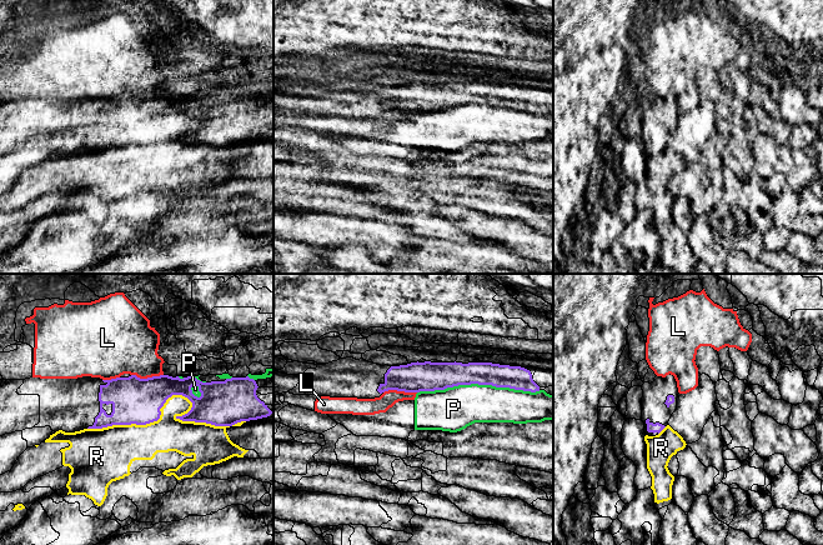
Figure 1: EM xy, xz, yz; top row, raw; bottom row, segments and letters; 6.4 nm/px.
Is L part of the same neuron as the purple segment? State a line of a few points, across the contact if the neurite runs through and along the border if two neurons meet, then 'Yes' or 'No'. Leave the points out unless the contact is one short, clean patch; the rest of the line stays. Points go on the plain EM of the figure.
Line: xz (416, 111), (386, 110), (384, 113). No

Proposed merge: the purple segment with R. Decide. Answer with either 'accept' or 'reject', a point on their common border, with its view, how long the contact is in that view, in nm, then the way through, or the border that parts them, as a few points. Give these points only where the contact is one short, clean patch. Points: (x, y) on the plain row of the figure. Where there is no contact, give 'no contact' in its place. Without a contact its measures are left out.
reject | xy (167, 118) | 900 nm

